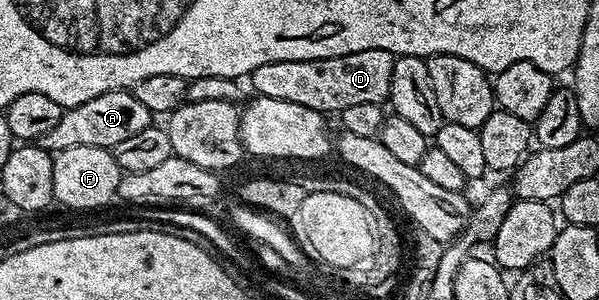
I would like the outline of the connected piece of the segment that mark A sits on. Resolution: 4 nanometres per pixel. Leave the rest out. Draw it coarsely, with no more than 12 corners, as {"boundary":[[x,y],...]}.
{"boundary":[[130,90],[64,110],[39,143],[51,154],[103,147],[150,128]]}

